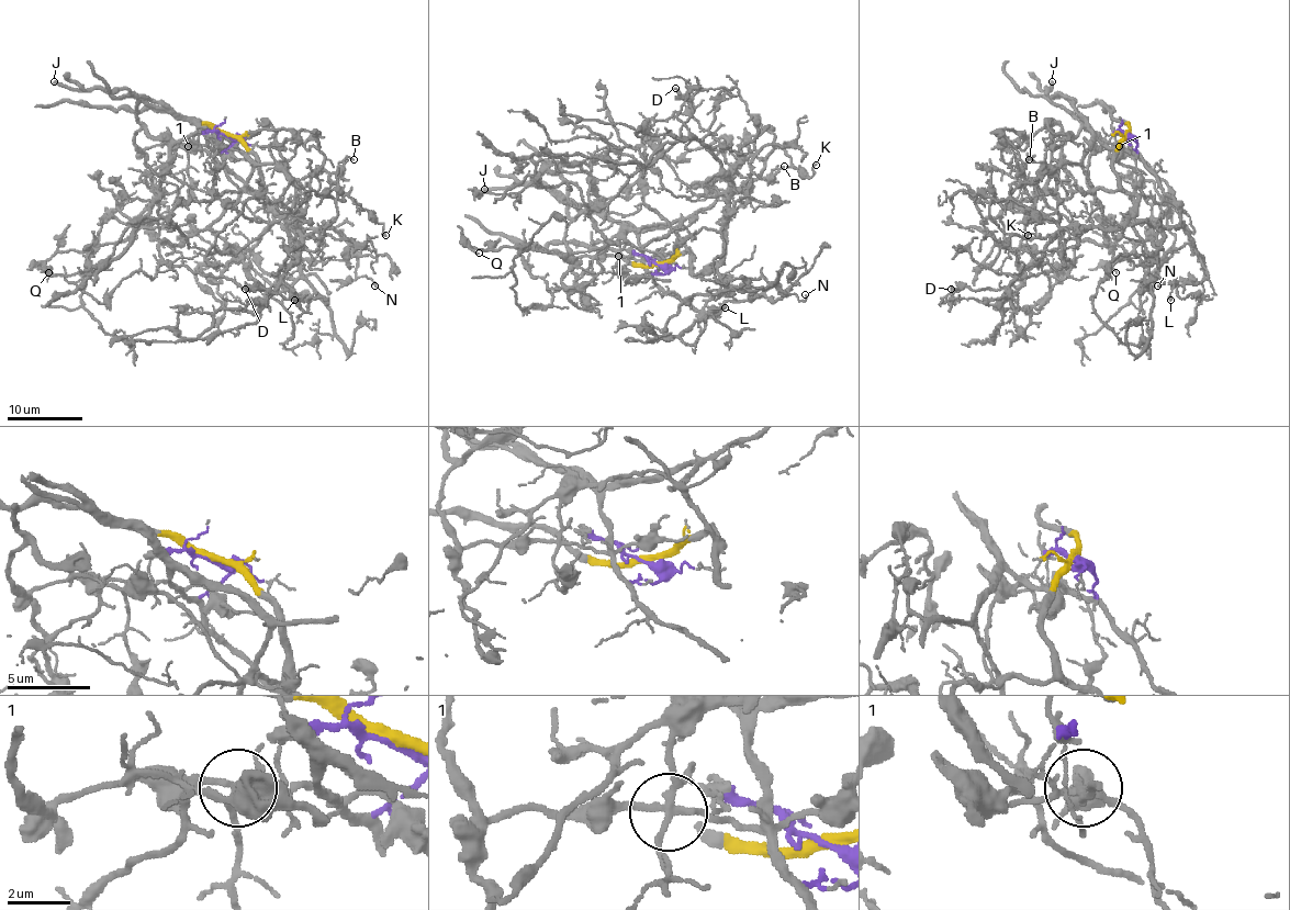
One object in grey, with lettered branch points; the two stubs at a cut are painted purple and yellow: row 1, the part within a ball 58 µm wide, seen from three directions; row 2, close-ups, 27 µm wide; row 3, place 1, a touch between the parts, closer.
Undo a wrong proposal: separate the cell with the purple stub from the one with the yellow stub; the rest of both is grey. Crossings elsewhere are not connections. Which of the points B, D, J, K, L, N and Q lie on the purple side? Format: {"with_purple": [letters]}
{"with_purple": ["B", "D", "J", "K", "L", "N", "Q"]}

